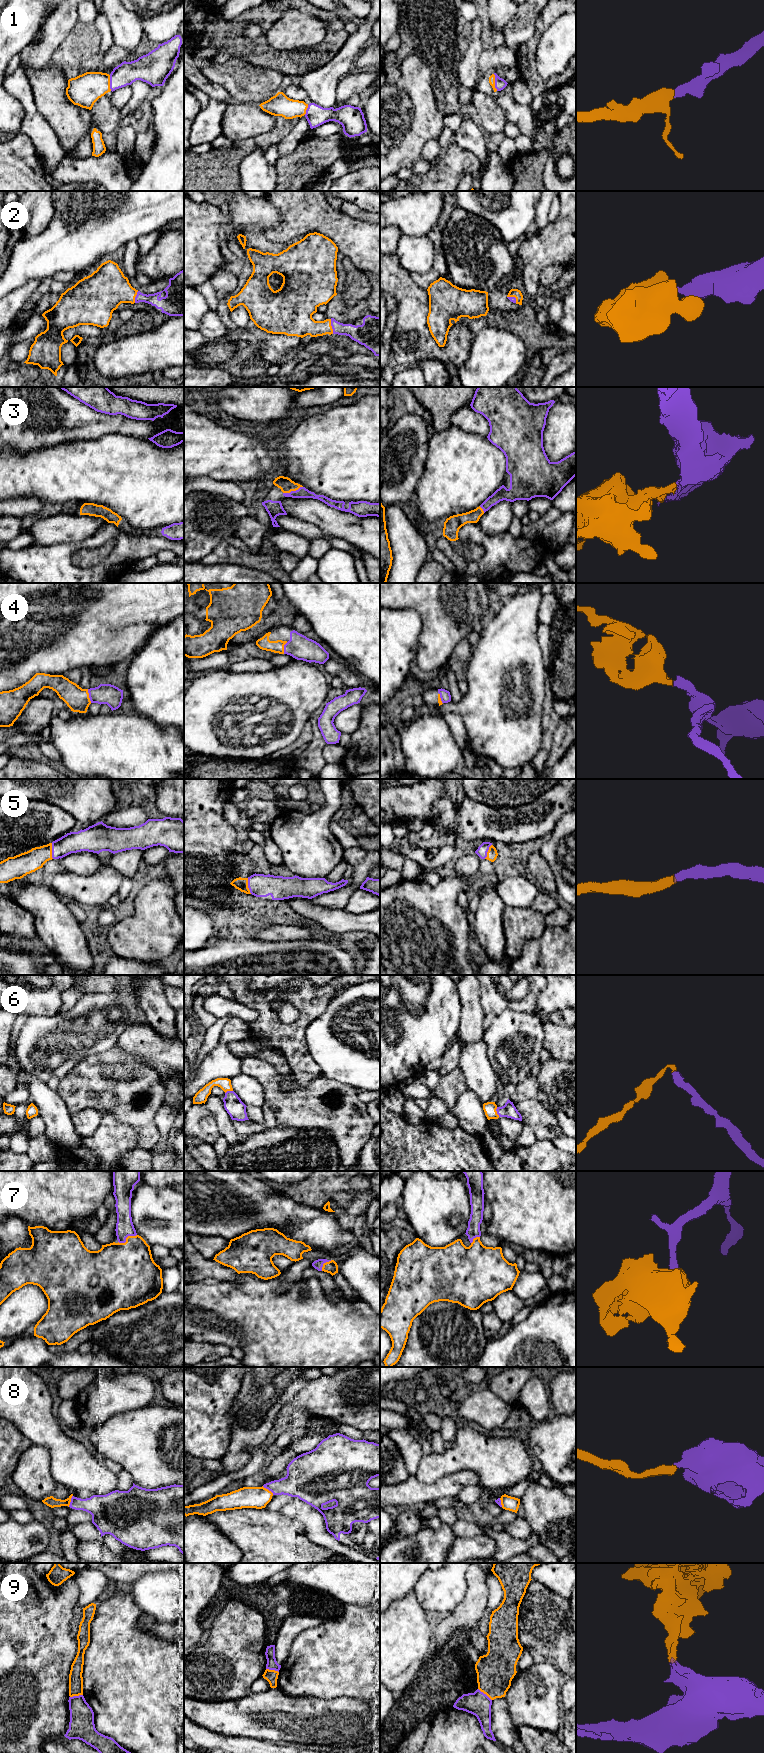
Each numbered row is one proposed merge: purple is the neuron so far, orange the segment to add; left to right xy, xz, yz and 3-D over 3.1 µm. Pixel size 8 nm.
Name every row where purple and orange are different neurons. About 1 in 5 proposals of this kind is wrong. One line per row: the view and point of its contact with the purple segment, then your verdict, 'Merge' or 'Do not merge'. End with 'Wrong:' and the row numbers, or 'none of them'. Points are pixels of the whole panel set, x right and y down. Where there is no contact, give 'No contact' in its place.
1: Touches purple at yz (495, 82). Merge
2: Touches purple at xz (331, 325). Merge
3: Touches purple at xz (292, 491). Merge
4: Touches purple at xy (89, 696). Merge
5: Touches purple at xy (52, 851). Merge
6: Touches purple at yz (497, 1112). Merge
7: Touches purple at xy (126, 1237). Merge
8: Touches purple at xz (268, 1489). Merge
9: Touches purple at yz (485, 1694). Do not merge
Wrong: 9

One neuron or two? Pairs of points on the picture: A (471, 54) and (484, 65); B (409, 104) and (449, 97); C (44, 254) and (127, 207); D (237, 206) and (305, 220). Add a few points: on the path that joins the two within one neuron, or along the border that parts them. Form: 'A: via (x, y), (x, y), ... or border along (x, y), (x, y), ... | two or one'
A: border along (483, 50), (479, 58), (479, 83) | two
B: border along (431, 77), (435, 105), (444, 116) | two
C: via (65, 245), (72, 242), (96, 218), (106, 216) | one
D: border along (269, 201), (279, 210), (282, 219), (265, 231) | two

